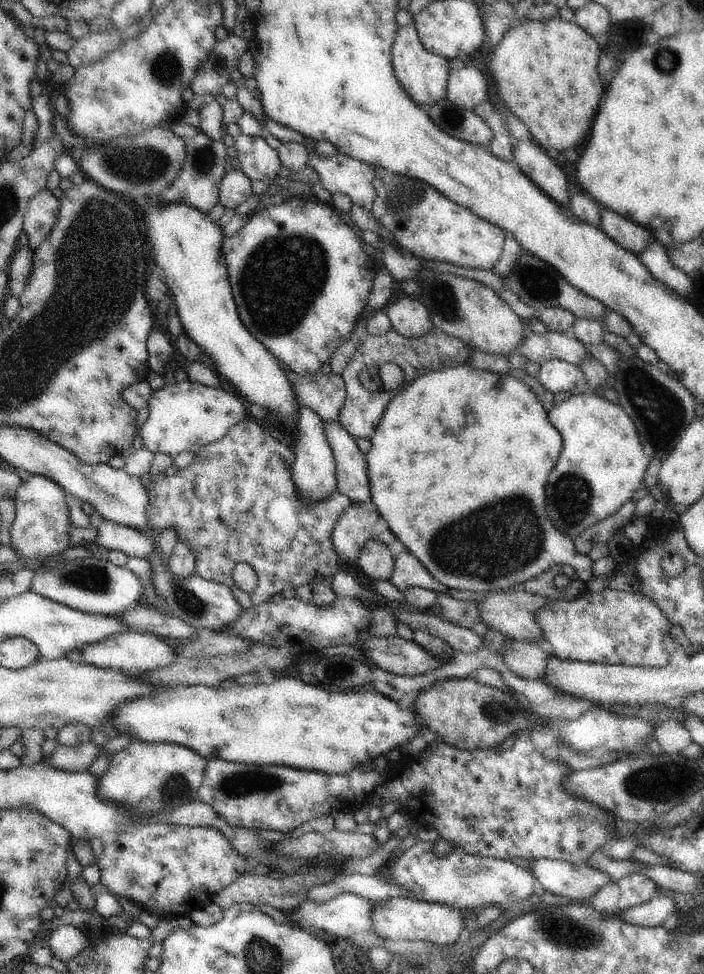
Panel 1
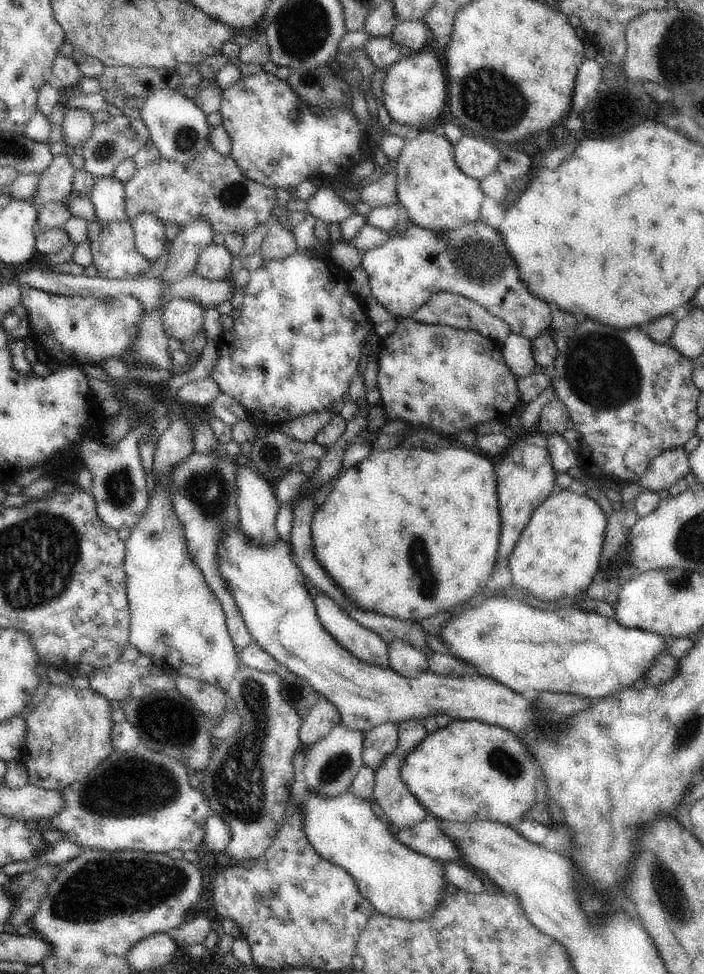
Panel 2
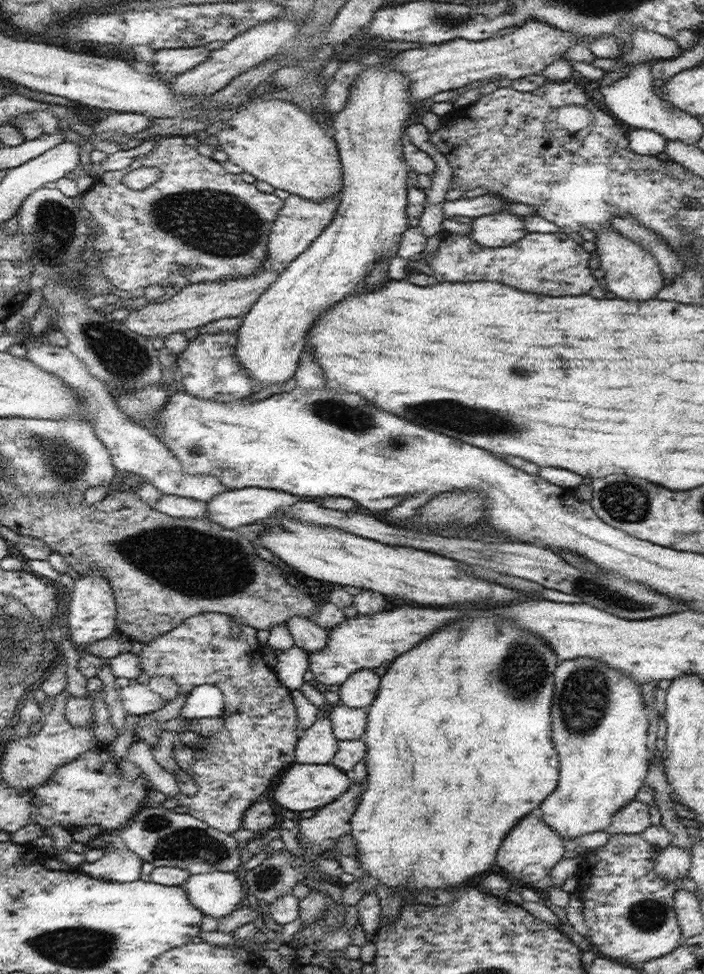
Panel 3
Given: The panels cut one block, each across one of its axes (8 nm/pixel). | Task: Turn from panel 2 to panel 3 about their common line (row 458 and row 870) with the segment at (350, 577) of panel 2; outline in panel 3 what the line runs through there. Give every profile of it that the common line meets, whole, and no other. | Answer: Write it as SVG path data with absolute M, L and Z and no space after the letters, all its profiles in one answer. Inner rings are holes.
M490 614L464 618L460 622L450 624L448 628L440 630L426 638L420 646L412 648L402 658L385 667L381 676L381 685L377 697L367 710L367 727L363 734L366 744L367 784L360 795L356 812L351 818L351 835L355 838L357 857L365 874L376 876L379 884L390 888L397 888L399 896L406 903L419 903L412 898L411 892L420 888L448 888L462 886L470 878L484 874L492 868L494 858L506 835L516 826L526 814L534 808L540 807L542 801L553 793L559 781L559 756L554 750L550 728L550 704L554 692L554 670L558 666L556 654L548 648L548 643L535 632L525 628L514 628L508 620L494 618Z

